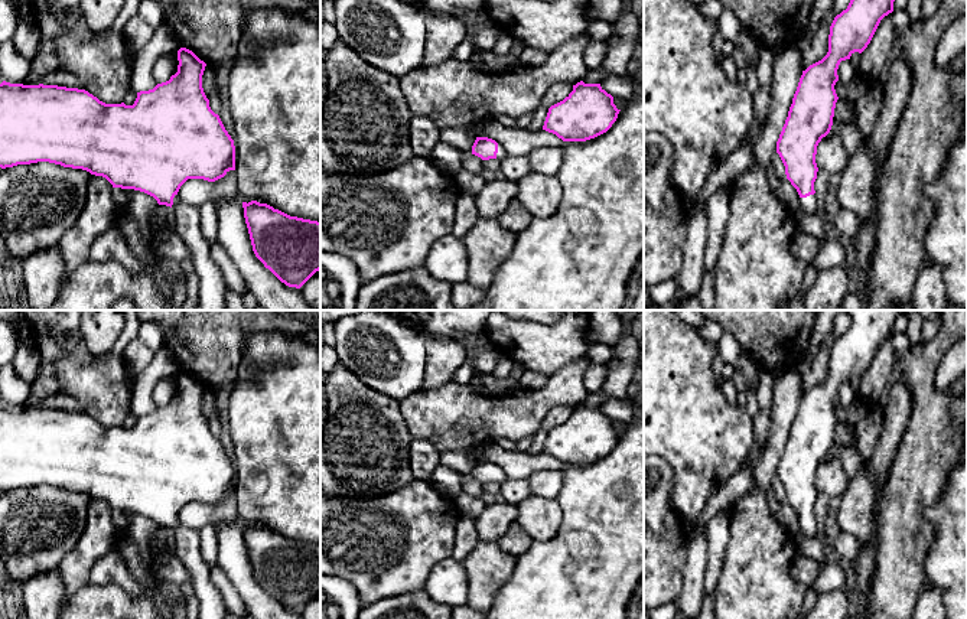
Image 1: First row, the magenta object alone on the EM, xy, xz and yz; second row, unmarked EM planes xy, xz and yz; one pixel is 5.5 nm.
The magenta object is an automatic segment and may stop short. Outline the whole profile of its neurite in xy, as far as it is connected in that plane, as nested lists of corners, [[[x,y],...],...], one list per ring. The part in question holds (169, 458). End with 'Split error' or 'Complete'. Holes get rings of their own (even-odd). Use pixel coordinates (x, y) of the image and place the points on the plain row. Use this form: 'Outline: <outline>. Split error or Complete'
Outline: [[[178,374],[178,395],[153,413],[137,416],[133,429],[105,427],[85,413],[58,408],[0,407],[0,491],[49,485],[105,501],[113,511],[153,519],[175,535],[175,554],[191,574],[199,599],[198,619],[225,619],[224,599],[209,577],[196,530],[178,519],[188,502],[215,505],[235,493],[234,463],[209,430],[202,411],[206,387],[192,374]]]. Split error

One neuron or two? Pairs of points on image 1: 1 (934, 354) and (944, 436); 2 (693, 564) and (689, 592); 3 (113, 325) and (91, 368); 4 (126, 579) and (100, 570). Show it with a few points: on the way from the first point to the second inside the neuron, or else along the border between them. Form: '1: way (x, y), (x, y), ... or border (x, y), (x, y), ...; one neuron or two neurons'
1: way (927, 374), (927, 400), (937, 416); one neuron
2: way (693, 572), (693, 585); one neuron
3: border (80, 325), (94, 354), (104, 354), (123, 331); two neurons
4: way (120, 574), (114, 570), (106, 570); one neuron

